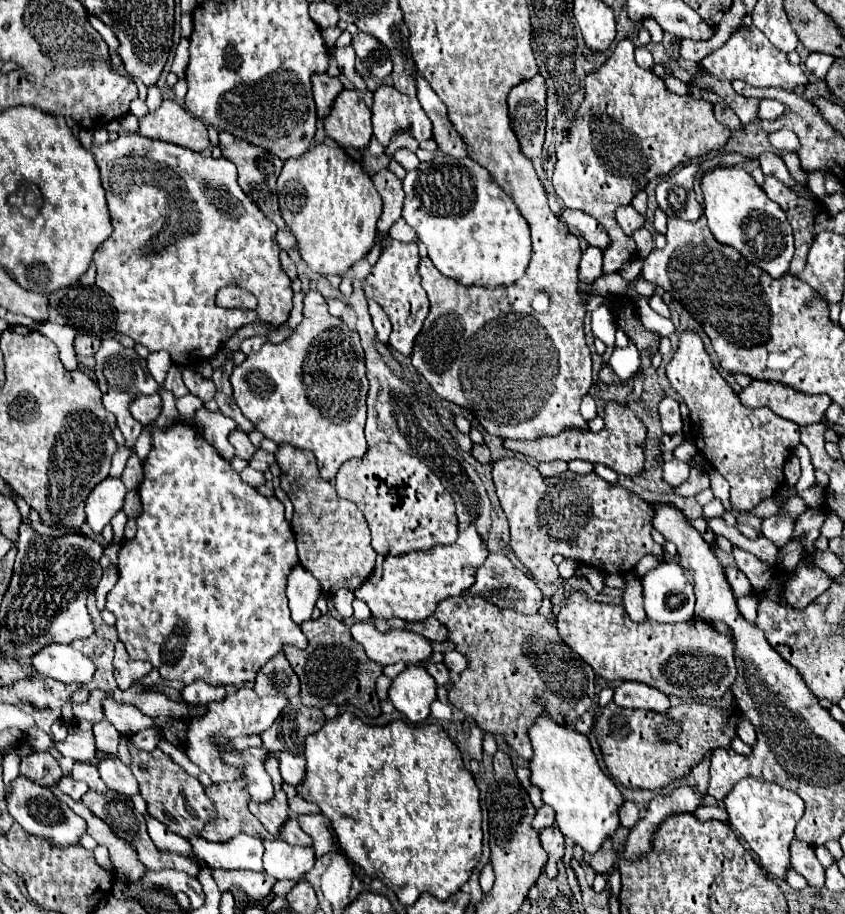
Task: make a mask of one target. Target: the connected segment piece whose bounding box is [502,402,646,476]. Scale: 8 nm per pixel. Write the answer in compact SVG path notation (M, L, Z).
M609 402L605 407L605 413L606 426L598 434L580 430L580 428L568 428L568 430L562 430L562 434L558 436L542 436L536 440L502 440L502 442L508 450L530 456L538 462L552 462L552 460L568 462L568 460L578 458L578 460L588 460L588 462L600 462L624 476L634 476L644 468L646 428L623 404Z

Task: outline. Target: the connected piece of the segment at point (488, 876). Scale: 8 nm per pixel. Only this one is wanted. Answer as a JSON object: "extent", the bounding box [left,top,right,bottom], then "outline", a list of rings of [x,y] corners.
{"extent":[479,863,494,893],"outline":[[[488,863],[480,873],[479,883],[484,893],[488,893],[494,883],[494,871],[490,863]]]}

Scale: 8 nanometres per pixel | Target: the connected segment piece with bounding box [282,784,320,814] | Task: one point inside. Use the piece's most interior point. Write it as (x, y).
(297, 805)

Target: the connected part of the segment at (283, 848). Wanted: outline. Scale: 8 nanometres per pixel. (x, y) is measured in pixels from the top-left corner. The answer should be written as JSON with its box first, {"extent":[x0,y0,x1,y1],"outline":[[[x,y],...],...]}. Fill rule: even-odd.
{"extent":[262,840,314,880],"outline":[[[262,840],[264,842],[264,872],[276,880],[302,880],[314,866],[314,850],[304,846],[290,846],[288,842]]]}

